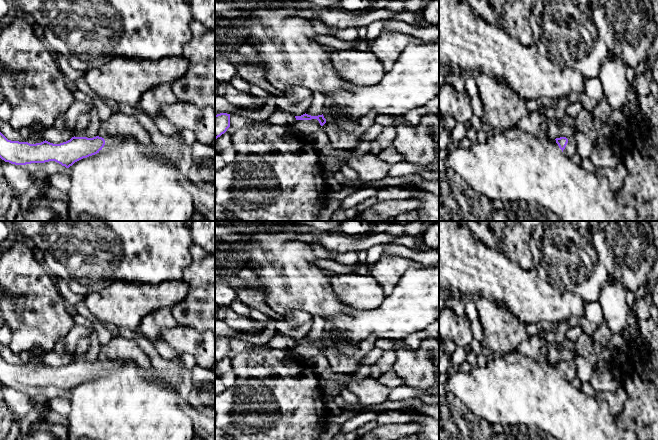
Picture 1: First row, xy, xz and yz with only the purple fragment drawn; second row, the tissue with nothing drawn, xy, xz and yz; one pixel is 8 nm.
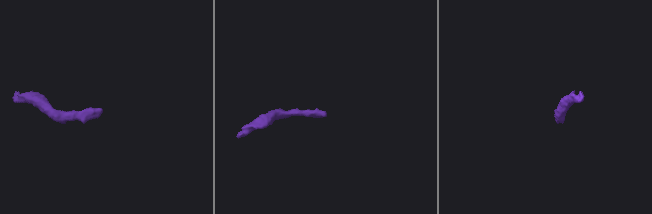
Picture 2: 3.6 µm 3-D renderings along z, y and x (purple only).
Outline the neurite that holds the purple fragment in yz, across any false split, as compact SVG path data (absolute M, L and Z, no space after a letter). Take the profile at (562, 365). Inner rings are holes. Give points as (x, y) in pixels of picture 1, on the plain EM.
M560 361L556 362L555 364L566 381L571 382L576 377L576 367L574 363Z

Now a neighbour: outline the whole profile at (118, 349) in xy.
M117 335L108 344L101 346L98 360L102 362L107 360L122 362L134 361L143 370L152 367L150 358L135 341L127 340Z

